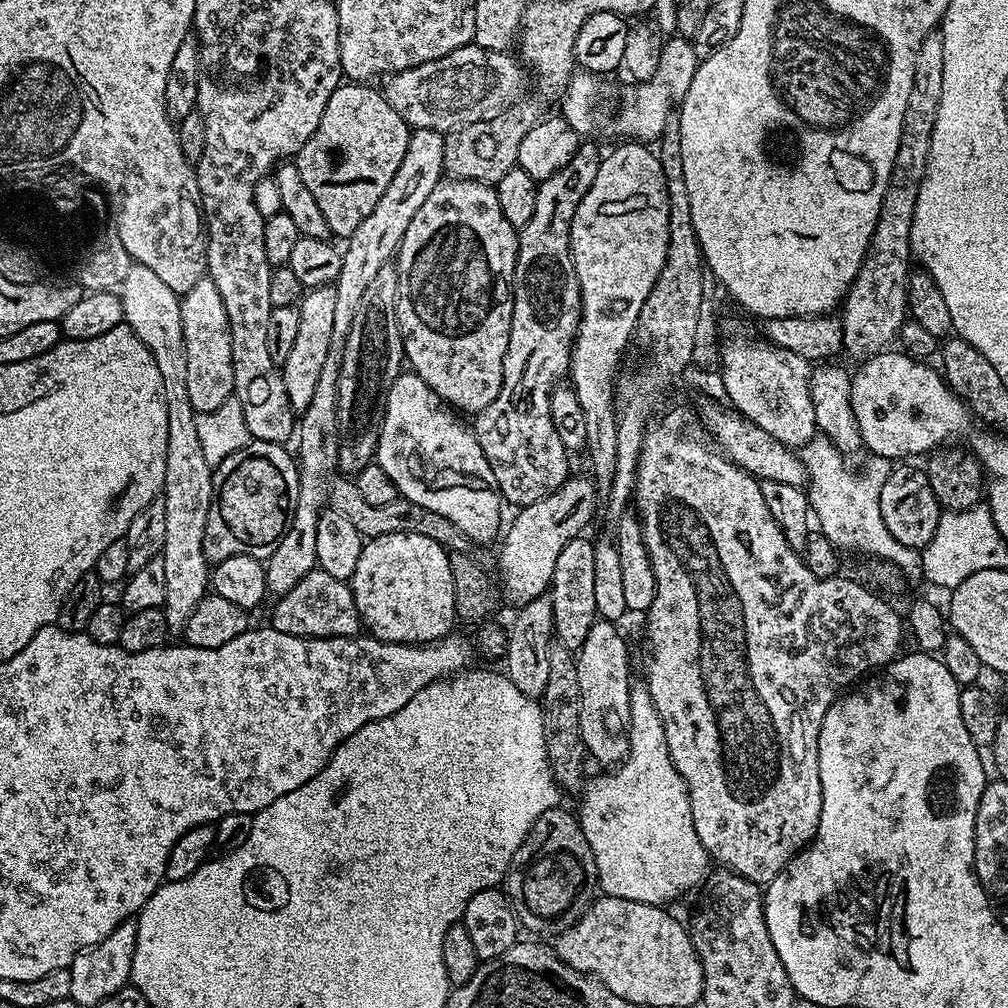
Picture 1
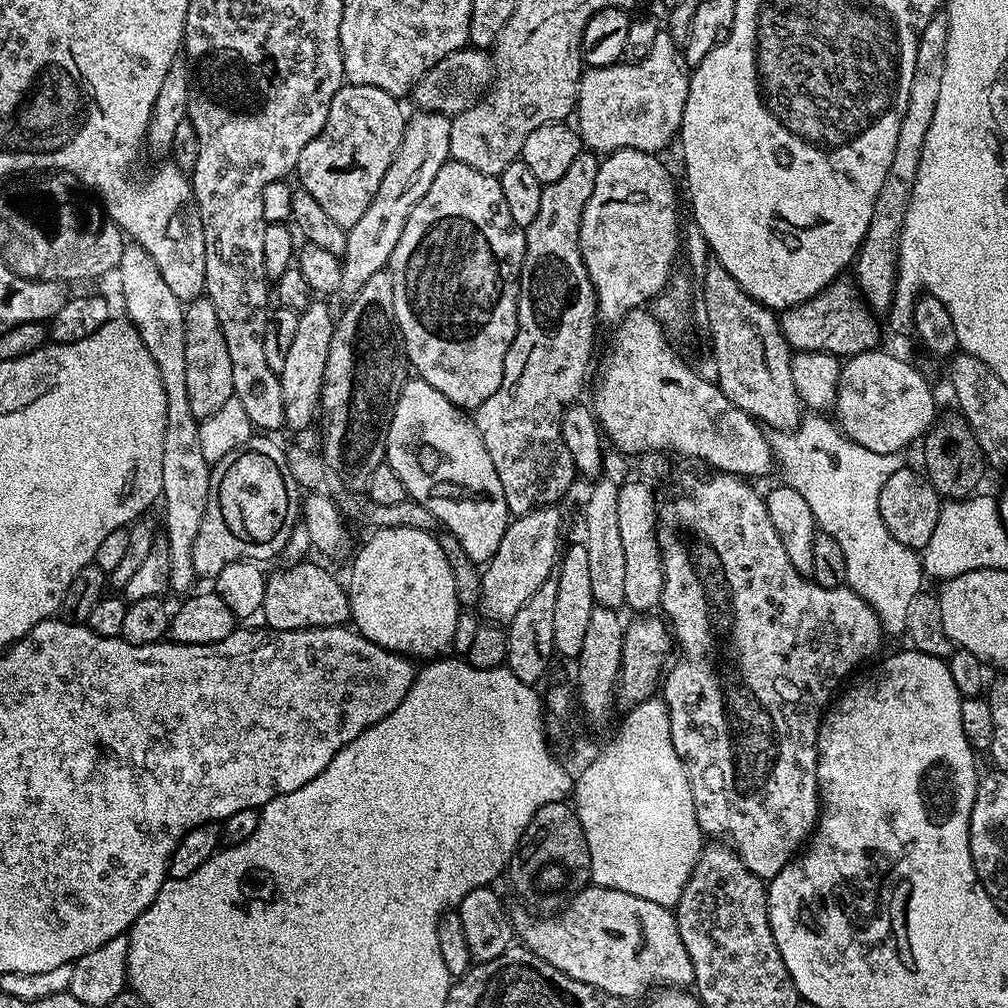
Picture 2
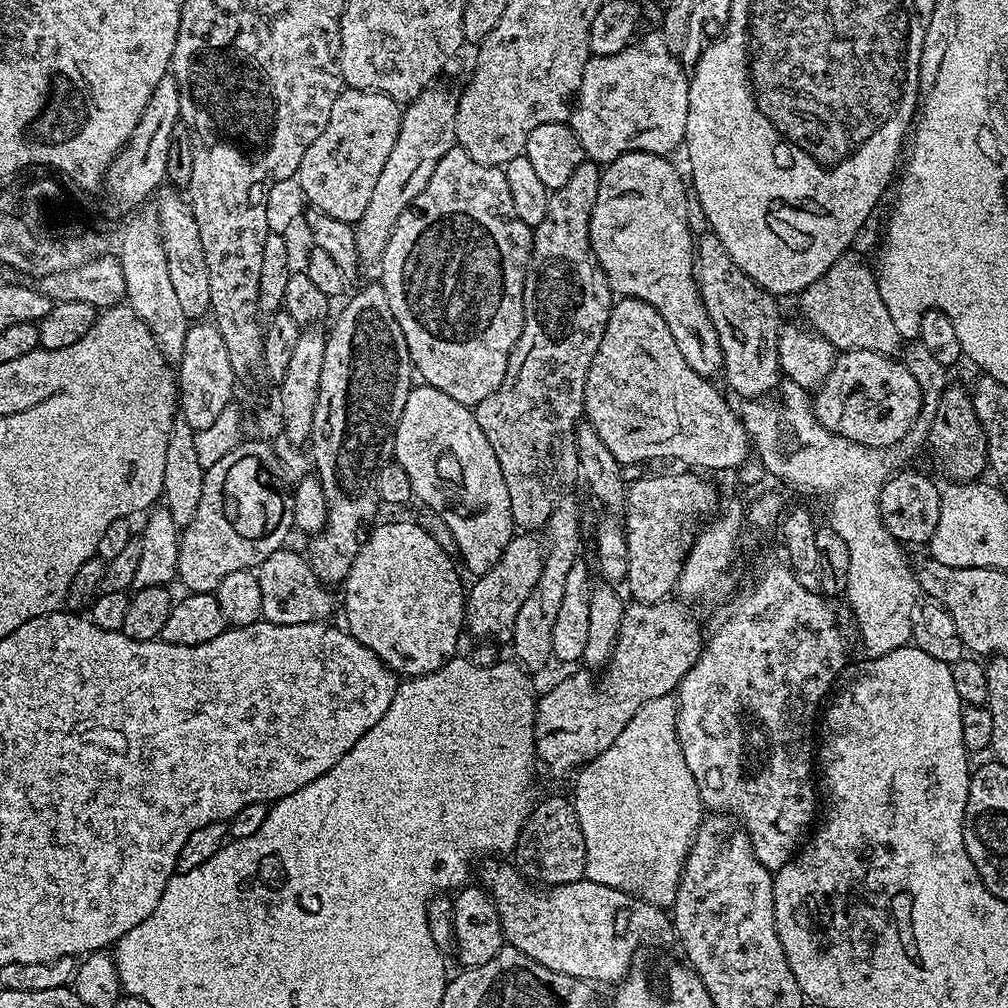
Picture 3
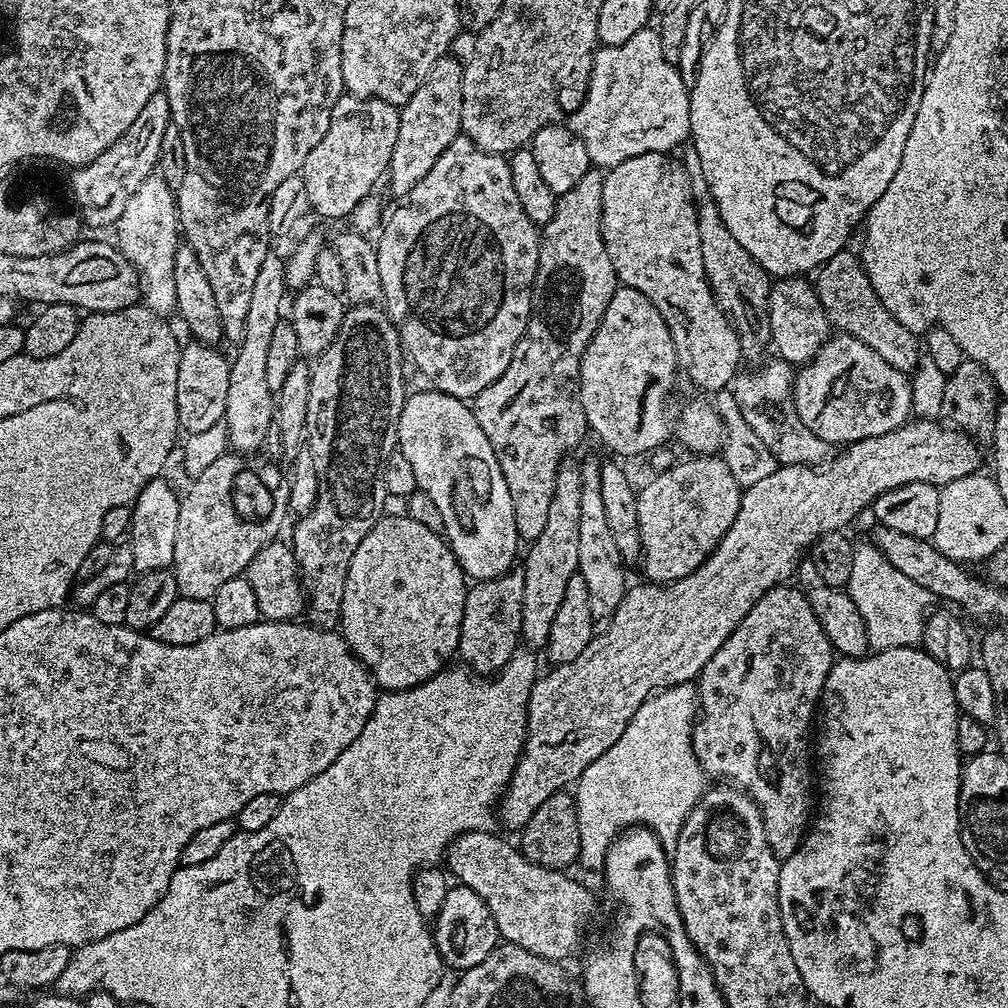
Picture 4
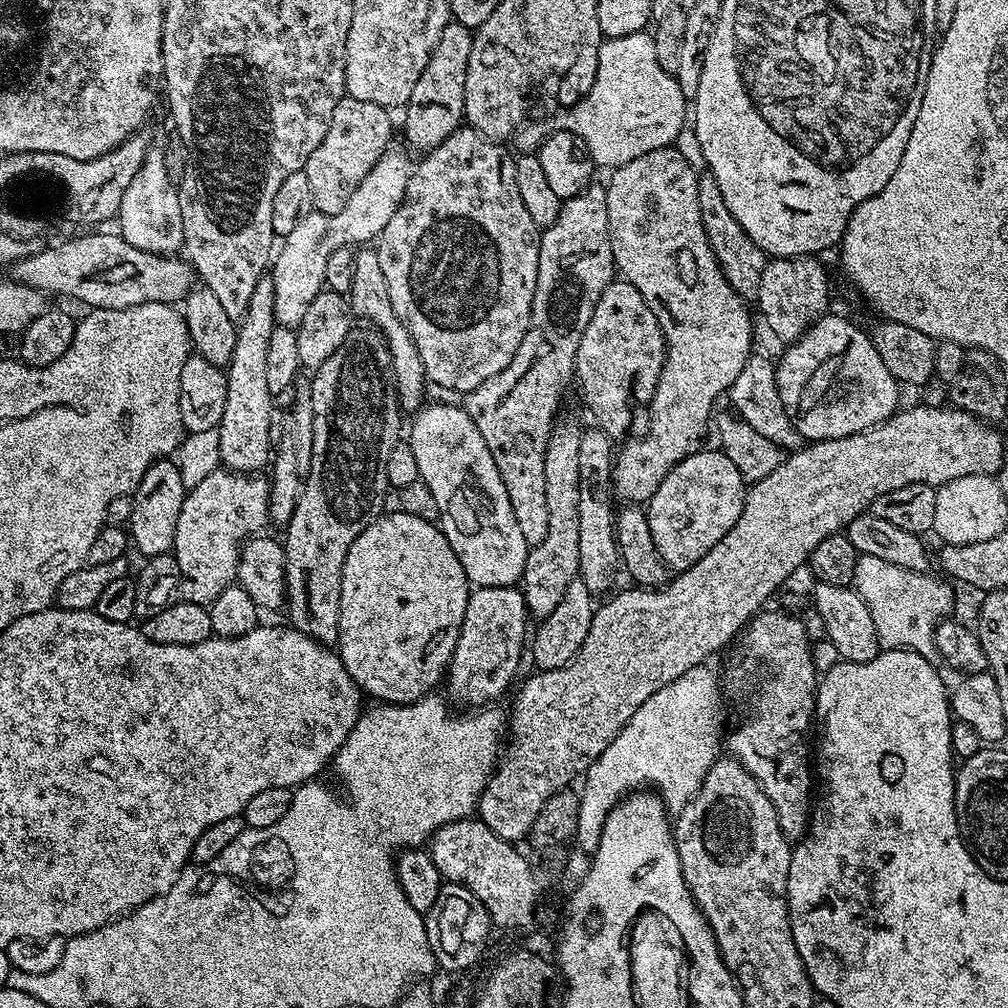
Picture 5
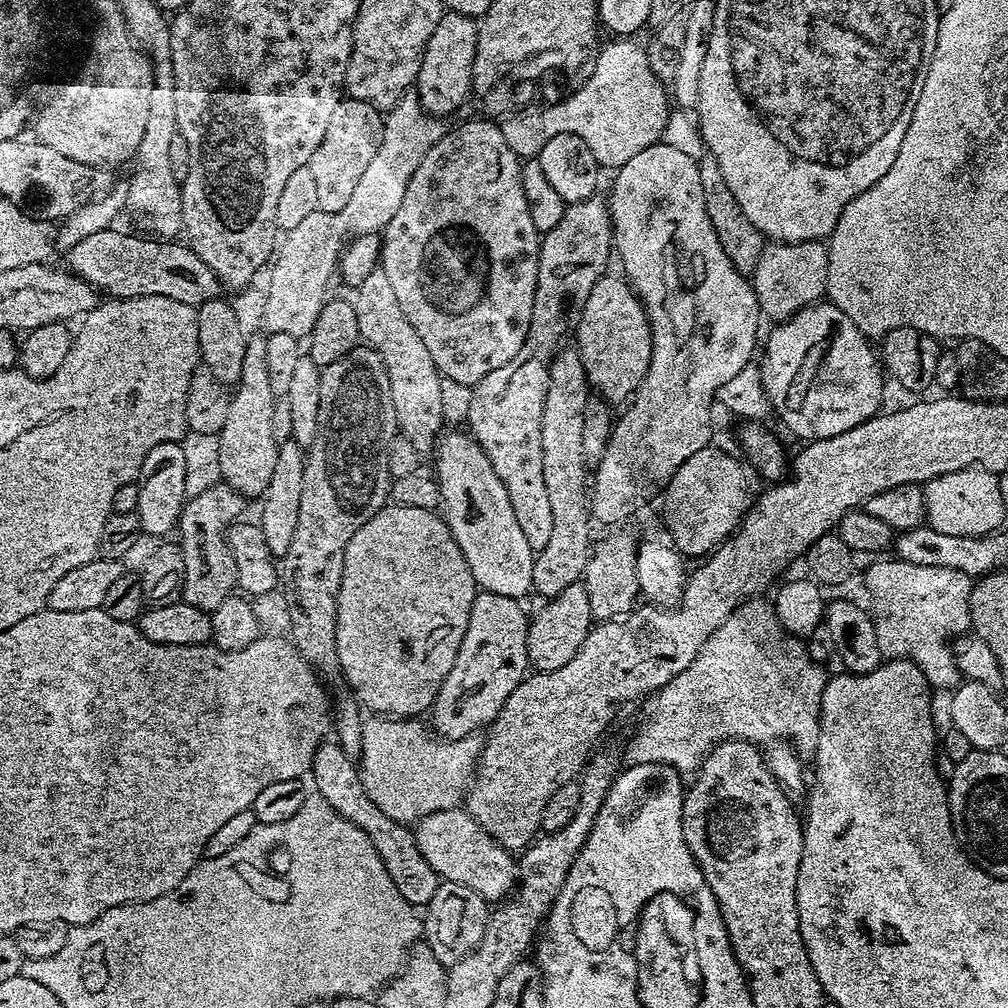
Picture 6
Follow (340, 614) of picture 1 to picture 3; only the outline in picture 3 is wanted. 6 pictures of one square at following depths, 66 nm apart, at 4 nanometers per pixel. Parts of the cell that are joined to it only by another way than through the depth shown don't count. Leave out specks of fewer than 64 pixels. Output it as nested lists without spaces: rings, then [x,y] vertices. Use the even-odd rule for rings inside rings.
[[[291,547],[279,548],[266,562],[262,562],[255,569],[258,586],[262,590],[261,617],[272,624],[285,624],[294,626],[302,622],[318,620],[327,621],[332,612],[332,596],[329,589],[314,574],[303,555],[291,552]]]

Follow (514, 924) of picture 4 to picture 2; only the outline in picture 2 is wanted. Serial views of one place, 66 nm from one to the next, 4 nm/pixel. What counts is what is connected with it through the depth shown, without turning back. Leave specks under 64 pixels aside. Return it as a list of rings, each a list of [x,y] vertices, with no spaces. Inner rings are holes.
[[[589,886],[575,893],[572,903],[563,912],[532,919],[536,920],[518,932],[519,939],[520,936],[524,939],[521,940],[523,947],[550,962],[554,970],[562,970],[562,974],[570,974],[570,978],[586,982],[611,996],[619,996],[621,1000],[632,1002],[635,996],[647,997],[653,990],[661,988],[684,990],[694,981],[694,966],[686,946],[682,946],[682,934],[678,934],[673,909],[658,906],[658,902],[634,898],[634,894],[626,894],[622,890]]]

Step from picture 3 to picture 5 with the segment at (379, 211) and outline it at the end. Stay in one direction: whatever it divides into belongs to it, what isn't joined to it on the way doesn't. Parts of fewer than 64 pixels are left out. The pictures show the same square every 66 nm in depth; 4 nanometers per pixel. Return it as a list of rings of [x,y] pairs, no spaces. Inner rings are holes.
[[[450,22],[446,30],[442,30],[442,38],[438,38],[438,46],[434,46],[434,54],[430,54],[430,62],[426,62],[426,70],[422,70],[422,78],[414,85],[414,94],[410,94],[404,115],[404,136],[420,151],[427,154],[431,148],[437,148],[450,134],[461,127],[464,120],[464,95],[466,94],[466,66],[470,62],[470,46],[473,29]]]

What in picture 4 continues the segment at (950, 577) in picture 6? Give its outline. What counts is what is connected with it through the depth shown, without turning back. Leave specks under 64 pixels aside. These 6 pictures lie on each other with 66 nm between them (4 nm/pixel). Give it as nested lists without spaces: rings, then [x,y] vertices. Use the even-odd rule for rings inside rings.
[[[870,542],[856,544],[854,567],[850,570],[850,582],[846,591],[857,606],[858,613],[865,620],[870,649],[885,652],[888,648],[910,648],[921,643],[926,613],[930,608],[930,593],[918,586],[914,578],[902,574],[902,570],[894,570],[894,566],[890,566],[890,562],[886,562],[886,558]]]

